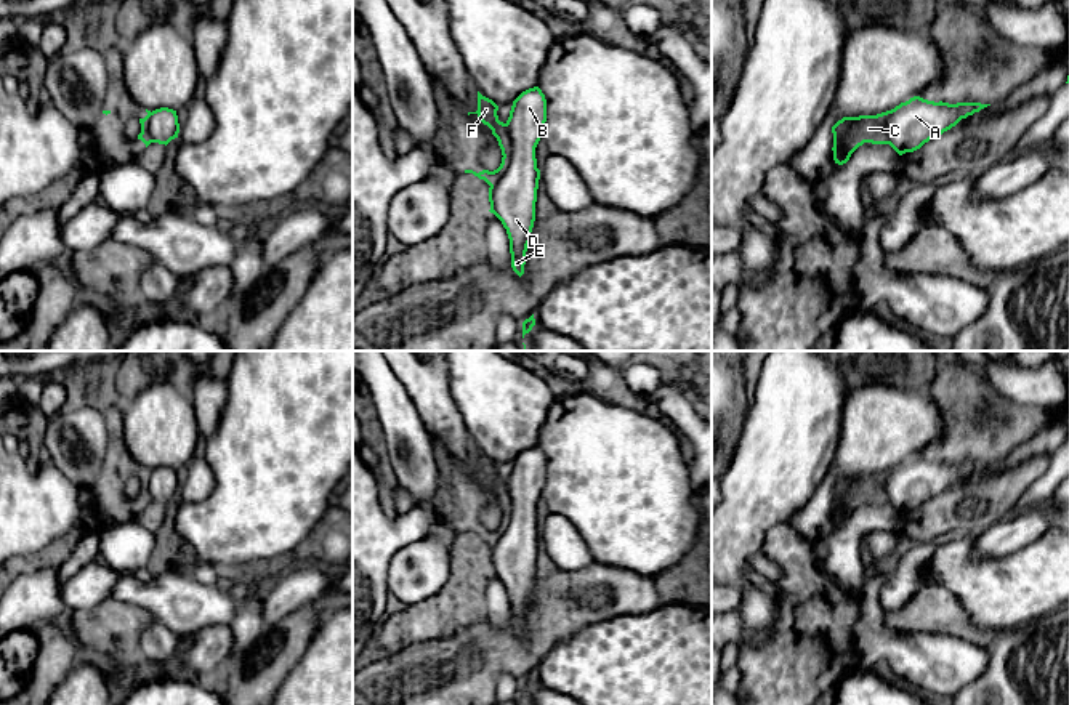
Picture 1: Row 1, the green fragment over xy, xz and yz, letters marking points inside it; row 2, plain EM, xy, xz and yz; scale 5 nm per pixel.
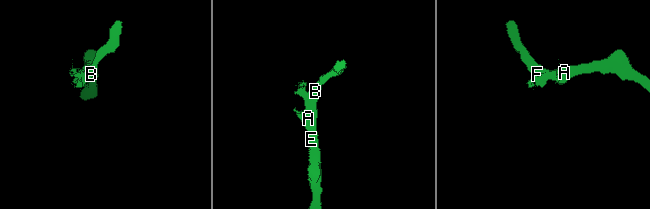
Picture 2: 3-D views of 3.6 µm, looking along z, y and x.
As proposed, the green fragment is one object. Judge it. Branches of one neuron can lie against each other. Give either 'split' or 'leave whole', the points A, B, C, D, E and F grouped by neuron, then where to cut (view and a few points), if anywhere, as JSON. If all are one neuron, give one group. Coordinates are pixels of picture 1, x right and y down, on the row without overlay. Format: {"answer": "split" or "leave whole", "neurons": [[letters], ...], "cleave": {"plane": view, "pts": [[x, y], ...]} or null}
{"answer": "split", "neurons": [["A", "B", "D", "E"], ["C", "F"]], "cleave": {"plane": "xz", "pts": [[507, 483], [510, 523], [491, 545]]}}

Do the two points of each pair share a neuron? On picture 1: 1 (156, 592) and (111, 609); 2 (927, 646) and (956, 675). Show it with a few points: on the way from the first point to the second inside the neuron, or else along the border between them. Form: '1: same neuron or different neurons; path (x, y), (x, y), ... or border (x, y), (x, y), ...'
1: different neurons; border (111, 596), (138, 604), (154, 617)
2: same neuron; path (933, 652), (949, 668)

